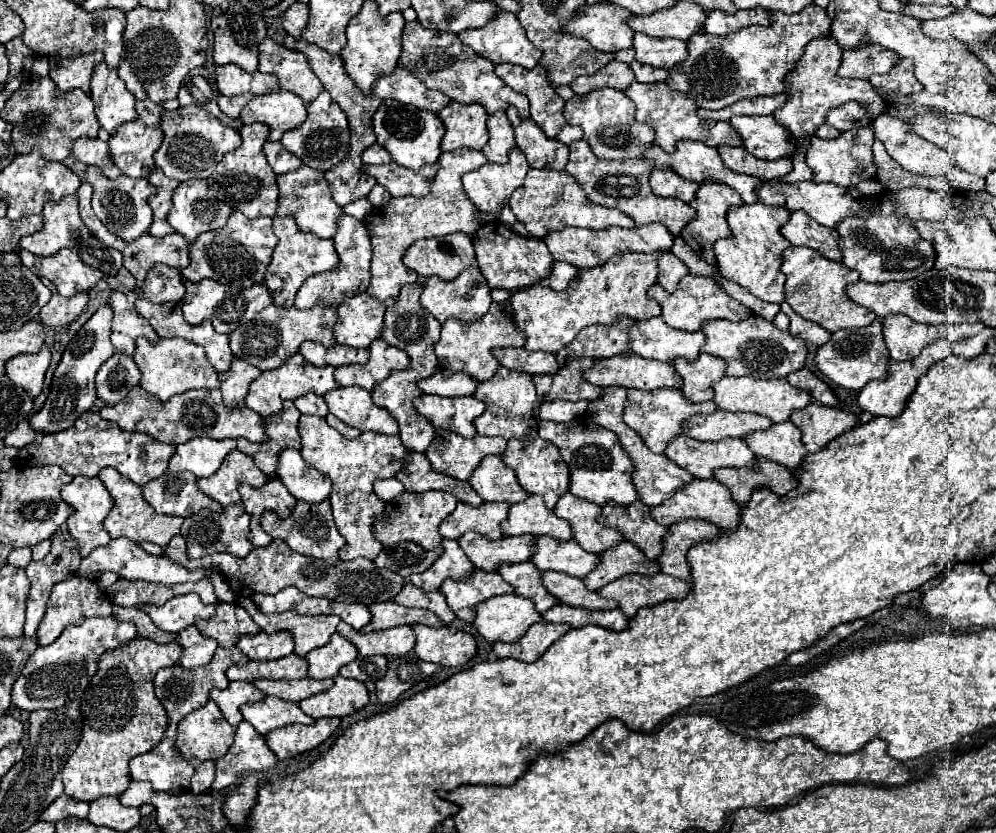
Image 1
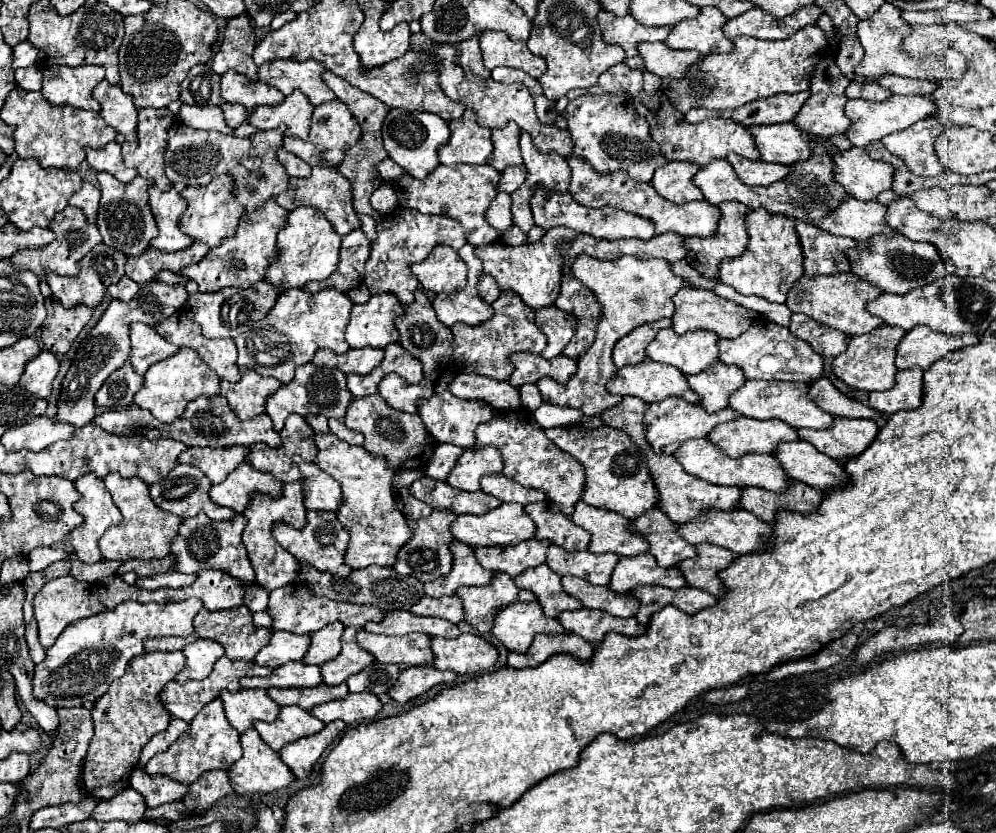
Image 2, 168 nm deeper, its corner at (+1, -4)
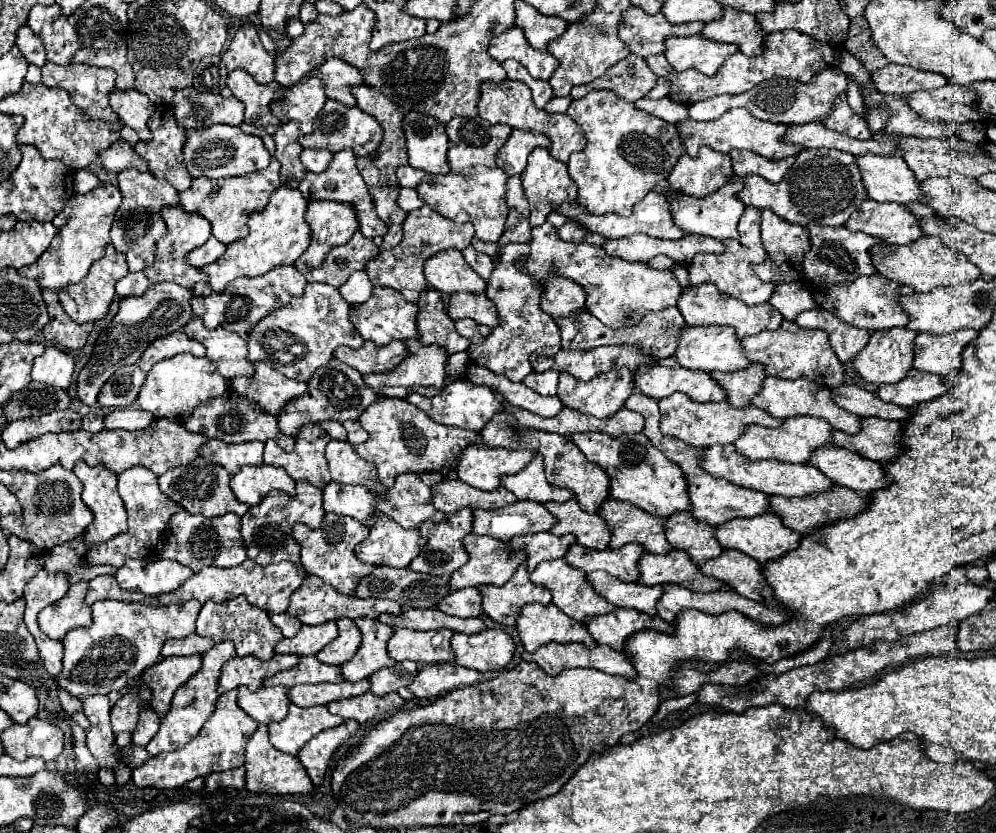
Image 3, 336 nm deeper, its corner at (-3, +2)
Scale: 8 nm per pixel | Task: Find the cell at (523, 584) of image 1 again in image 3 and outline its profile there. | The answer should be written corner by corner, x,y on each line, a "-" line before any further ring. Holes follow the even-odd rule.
554,559
554,561
544,561
542,565
538,565
534,569
534,573
530,575
530,581
536,585
544,585
546,589
550,589
552,593
552,603
564,611
568,617
576,619
576,621
584,621
586,617
594,617
594,615
602,615
608,611
614,611
614,605
610,605
606,599
598,597
586,581
586,573
572,569
564,559

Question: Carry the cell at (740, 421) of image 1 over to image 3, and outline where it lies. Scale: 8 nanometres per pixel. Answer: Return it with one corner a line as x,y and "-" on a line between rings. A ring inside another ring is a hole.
794,415
794,417
784,419
784,423
780,427
774,427
774,429
758,427
758,425
744,427
744,433
738,437
738,441
734,445
736,445
736,451
740,455
748,457
750,461
778,459
778,461
786,461
786,463
806,463
810,459
812,449
832,443
830,441
832,431
834,429
826,421
820,421
820,419
814,419
814,417
806,417
806,415
800,415
800,417

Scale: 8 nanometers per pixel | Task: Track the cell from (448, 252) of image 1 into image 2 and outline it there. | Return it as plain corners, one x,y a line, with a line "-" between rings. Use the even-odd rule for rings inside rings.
438,245
424,261
412,265
412,273
430,293
454,293
466,285
468,267
454,249

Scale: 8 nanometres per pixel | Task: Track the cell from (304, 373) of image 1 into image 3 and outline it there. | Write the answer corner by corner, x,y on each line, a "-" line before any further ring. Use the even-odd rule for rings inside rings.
332,357
332,361
320,369
314,371
312,379
308,381
308,391
300,397
294,397
286,403
286,407
278,413
278,427
284,435
292,435
298,431
298,427
306,423
320,423
326,419
334,421
346,421
346,419
358,419
360,413
378,399
378,395
364,385
362,375
348,367
346,363

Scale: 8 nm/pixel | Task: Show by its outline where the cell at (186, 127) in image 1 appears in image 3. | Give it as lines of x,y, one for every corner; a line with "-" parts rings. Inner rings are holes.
212,125
206,129
190,129
186,133
182,157
184,157
182,165
188,169
190,177
204,175
208,179
246,175
252,171
266,169
268,163
272,161
272,155
264,147
260,137
242,133
240,127
228,127
228,125

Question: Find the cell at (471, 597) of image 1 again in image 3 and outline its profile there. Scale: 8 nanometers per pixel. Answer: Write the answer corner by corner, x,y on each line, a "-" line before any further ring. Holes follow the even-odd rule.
524,565
516,569
512,579
502,585
502,587
492,587
492,585
482,585
478,587
482,595
482,611
488,615
492,621
514,627
514,621
526,603
542,603
548,605
552,601
552,595
546,587
530,583
530,575

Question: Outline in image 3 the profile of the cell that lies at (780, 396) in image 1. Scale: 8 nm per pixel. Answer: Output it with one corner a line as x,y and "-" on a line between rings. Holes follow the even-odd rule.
766,377
762,381
760,393
756,397
752,397
750,403
754,403
760,409
764,409
772,417
786,419
790,415
810,415
810,417
818,417
818,419
828,421
834,429
844,431
844,433
858,433
860,431
860,417
840,409
838,405
834,405
834,401
830,397
830,389
824,387
824,385
814,385
814,381
808,381
808,379
790,381
790,379

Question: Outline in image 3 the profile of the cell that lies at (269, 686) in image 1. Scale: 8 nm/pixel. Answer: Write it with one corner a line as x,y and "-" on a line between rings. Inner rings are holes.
356,681
356,683
318,683
318,685
294,685
288,689
288,699
298,707
312,707
312,705
328,705
330,701
340,701
348,697
362,695
370,689
370,683

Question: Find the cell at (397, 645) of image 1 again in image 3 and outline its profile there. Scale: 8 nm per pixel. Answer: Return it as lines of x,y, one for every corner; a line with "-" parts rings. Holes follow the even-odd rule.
394,629
388,641
388,655
394,661
416,661
416,663
444,663
452,661
450,637
454,631
450,629
434,629
434,631
412,631
412,629

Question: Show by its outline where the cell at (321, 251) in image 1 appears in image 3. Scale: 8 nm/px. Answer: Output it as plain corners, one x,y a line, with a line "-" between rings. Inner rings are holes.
310,201
306,221
310,225
312,239
308,249
294,263
300,273
322,267
330,249
350,241
350,237
358,231
354,209
336,201

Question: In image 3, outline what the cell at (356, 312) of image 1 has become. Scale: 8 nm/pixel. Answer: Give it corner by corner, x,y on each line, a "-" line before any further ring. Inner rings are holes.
374,287
372,299
368,299
366,303
350,307
350,321
354,323
356,331
364,339
374,341
376,345
386,345
386,343
390,343
394,339
406,341
406,339
418,337
416,311
418,311
418,307
414,303
408,303
402,293
398,293
398,291
390,289
390,287

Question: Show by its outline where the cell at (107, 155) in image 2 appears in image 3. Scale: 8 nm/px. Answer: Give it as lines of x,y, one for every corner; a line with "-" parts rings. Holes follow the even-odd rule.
124,139
114,141
108,149
100,151
98,157
100,157
102,165
104,165
108,171
112,171
112,173
118,173
120,169
130,169
130,167
134,167
134,169
138,169
138,171
142,171
142,173
148,171
146,161
144,161
142,157
138,157
138,155
134,153
134,149
132,149

